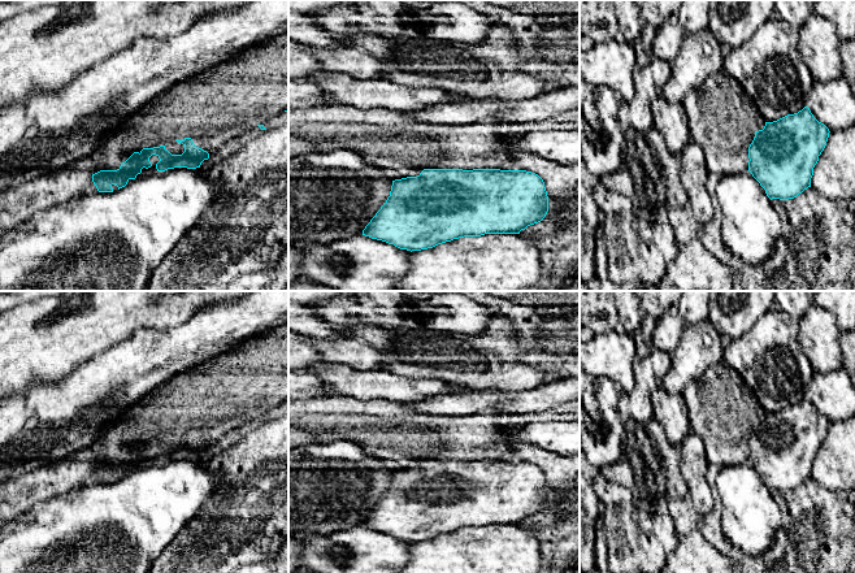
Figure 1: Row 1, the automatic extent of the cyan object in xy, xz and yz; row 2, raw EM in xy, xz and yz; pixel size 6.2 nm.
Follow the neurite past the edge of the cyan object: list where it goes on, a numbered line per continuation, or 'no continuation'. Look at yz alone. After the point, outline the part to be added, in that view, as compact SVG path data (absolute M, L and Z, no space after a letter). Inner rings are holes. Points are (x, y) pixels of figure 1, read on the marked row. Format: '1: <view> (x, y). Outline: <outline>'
no continuation

